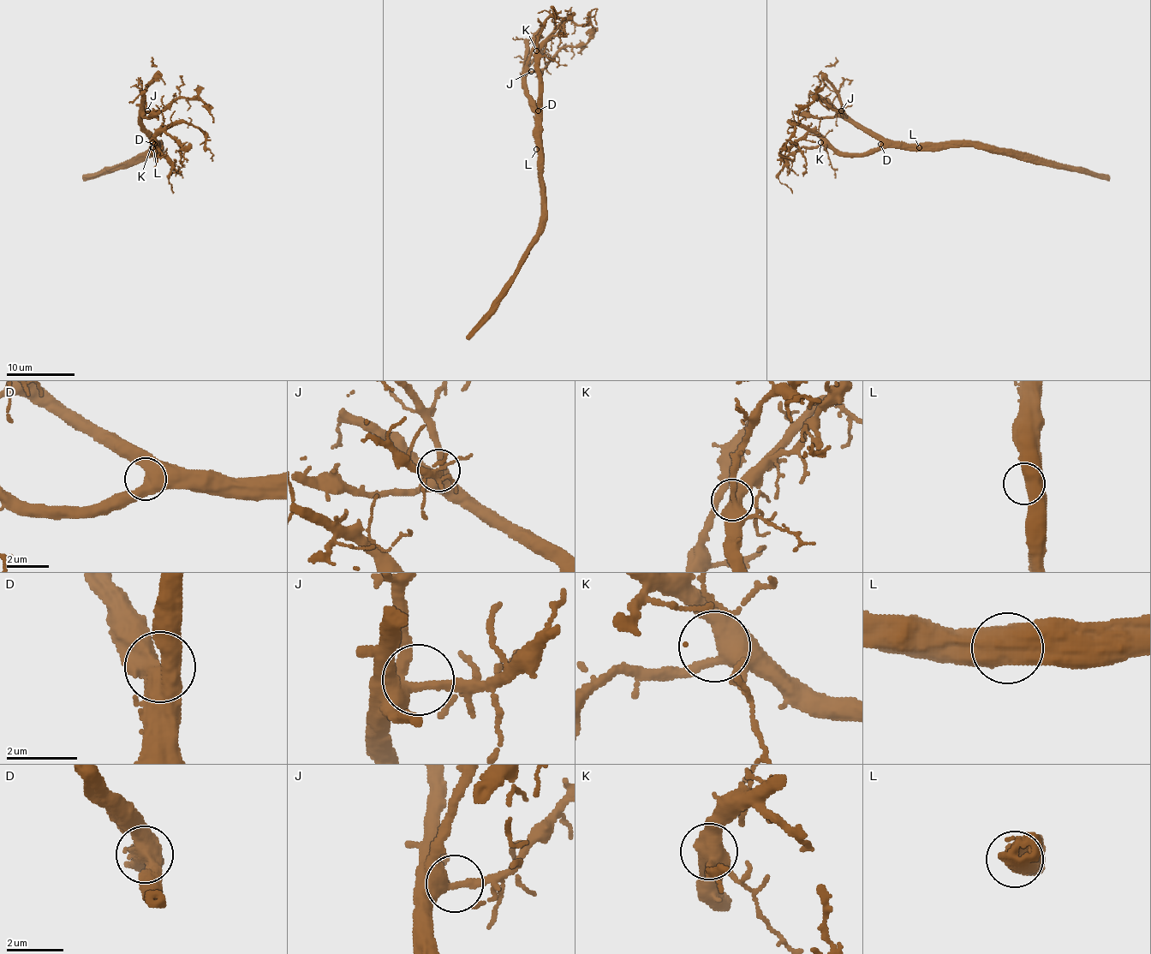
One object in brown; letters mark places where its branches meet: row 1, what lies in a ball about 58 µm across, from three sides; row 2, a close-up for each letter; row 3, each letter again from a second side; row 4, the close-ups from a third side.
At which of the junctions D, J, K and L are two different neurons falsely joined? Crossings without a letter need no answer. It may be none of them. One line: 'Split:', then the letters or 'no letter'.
Split: no letter

